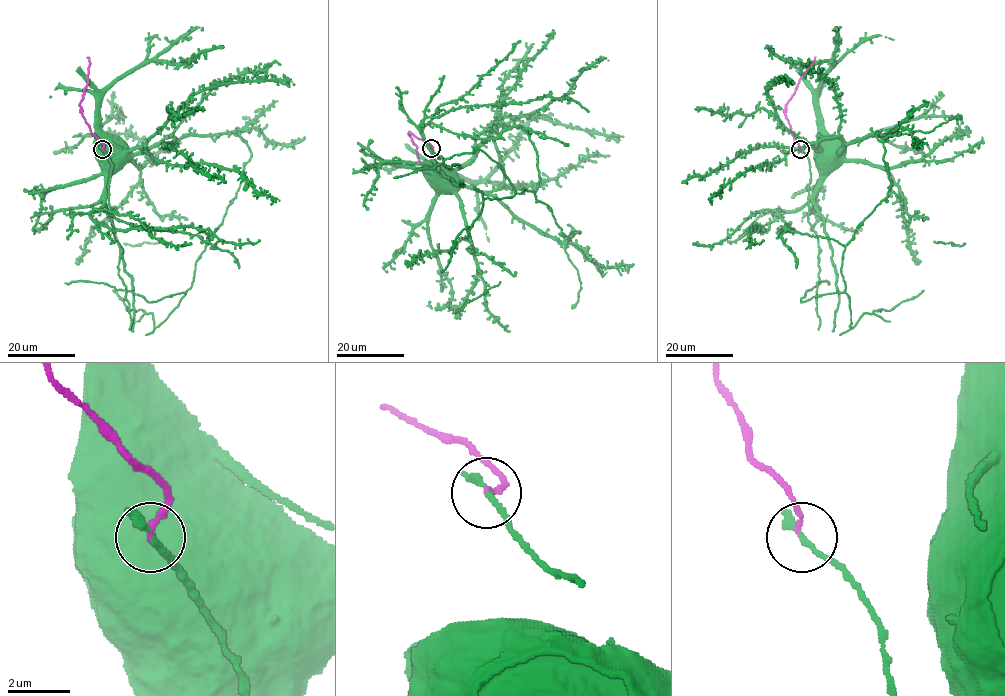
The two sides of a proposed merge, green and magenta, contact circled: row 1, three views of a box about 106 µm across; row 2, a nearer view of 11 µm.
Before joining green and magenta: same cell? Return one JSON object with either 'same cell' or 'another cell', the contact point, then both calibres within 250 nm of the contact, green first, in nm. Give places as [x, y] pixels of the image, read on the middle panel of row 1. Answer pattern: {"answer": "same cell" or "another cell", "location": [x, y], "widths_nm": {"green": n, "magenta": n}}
{"answer": "another cell", "location": [431, 148], "widths_nm": {"green": 260, "magenta": 140}}

